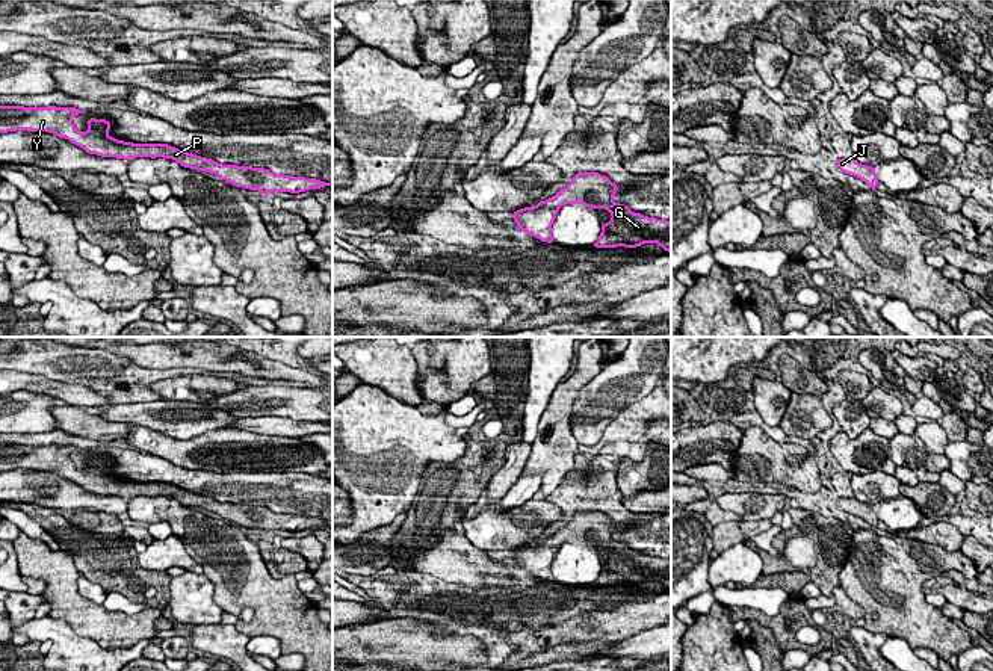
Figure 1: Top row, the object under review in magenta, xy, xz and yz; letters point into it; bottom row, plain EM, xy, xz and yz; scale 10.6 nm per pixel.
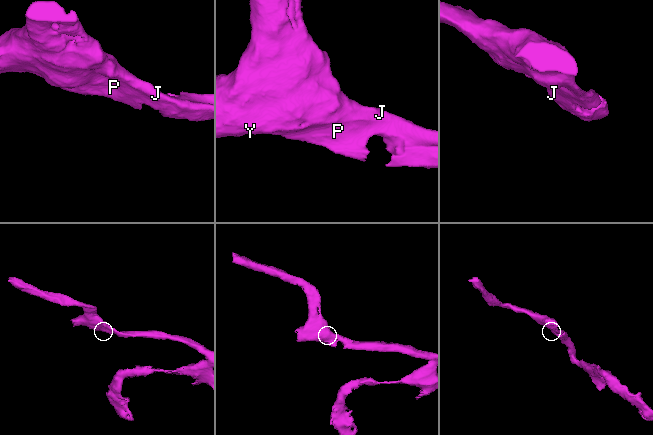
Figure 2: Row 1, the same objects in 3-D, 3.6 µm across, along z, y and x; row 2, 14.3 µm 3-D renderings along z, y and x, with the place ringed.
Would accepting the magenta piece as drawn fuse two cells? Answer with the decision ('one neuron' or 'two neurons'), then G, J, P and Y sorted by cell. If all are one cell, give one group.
one neuron; groups G J P Y

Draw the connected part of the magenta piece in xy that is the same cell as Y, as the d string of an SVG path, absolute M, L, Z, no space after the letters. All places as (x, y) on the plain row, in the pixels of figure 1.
M0 444L0 472L17 468L48 470L57 473L59 476L68 478L71 482L83 487L89 493L97 493L101 496L116 496L124 499L133 499L136 496L172 497L183 506L215 512L221 518L225 518L237 526L260 529L263 533L277 530L299 532L325 524L333 526L333 523L326 520L274 512L264 506L222 503L212 497L181 490L168 482L133 482L116 479L107 473L112 462L106 458L89 456L89 468L79 470L74 465L71 455L82 450L86 449L56 444Z

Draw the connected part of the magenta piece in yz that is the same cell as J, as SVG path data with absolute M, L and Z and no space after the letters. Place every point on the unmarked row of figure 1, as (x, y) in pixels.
M837 497L837 506L848 514L860 517L869 526L878 527L880 520L874 505L862 503L855 497Z

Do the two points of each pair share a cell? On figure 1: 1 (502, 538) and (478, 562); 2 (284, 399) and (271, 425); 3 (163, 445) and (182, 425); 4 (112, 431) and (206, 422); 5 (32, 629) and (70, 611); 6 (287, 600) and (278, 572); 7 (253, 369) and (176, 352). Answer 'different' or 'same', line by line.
1: different
2: different
3: different
4: different
5: different
6: different
7: same

